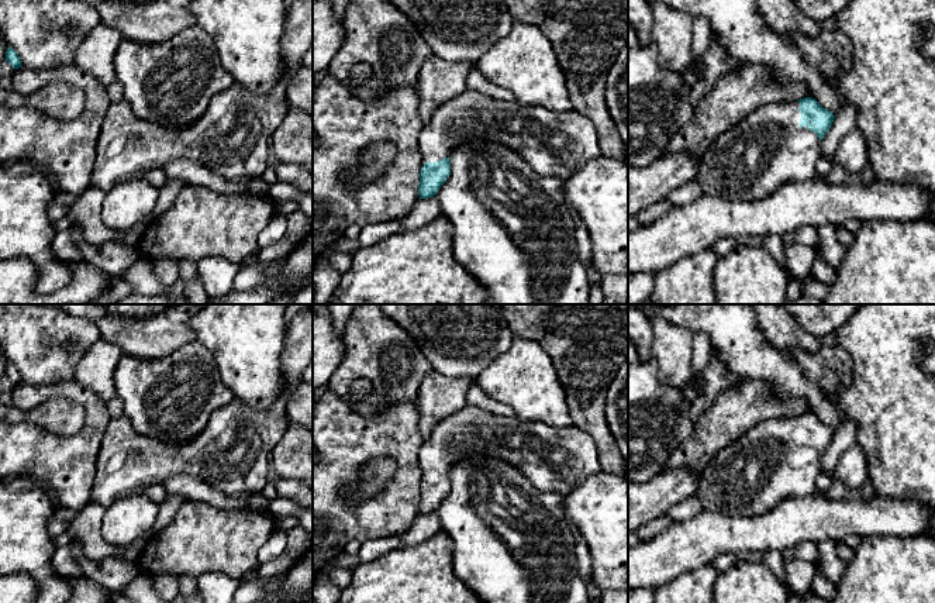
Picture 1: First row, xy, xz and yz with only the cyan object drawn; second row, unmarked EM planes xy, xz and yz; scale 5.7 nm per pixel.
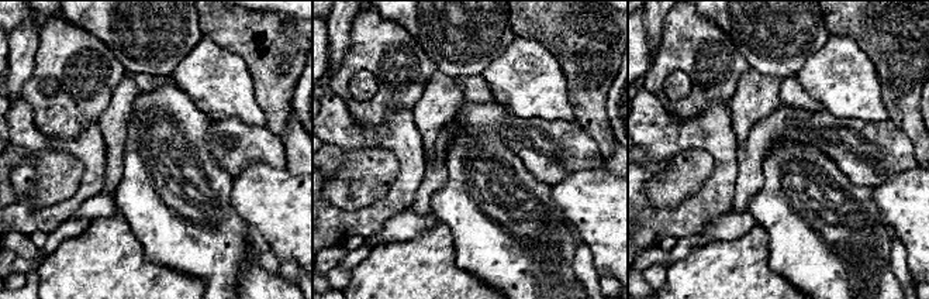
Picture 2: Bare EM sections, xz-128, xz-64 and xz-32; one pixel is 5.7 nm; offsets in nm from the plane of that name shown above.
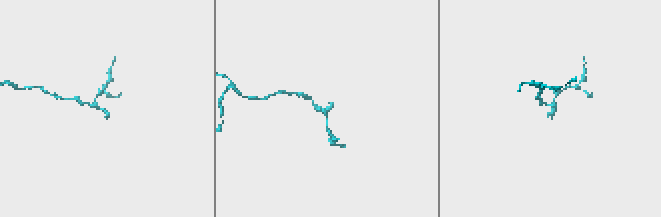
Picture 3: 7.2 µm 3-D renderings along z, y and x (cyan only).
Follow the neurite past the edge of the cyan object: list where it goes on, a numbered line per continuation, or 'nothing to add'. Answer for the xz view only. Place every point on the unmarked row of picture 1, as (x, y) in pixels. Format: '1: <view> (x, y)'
1: xz (556, 459)

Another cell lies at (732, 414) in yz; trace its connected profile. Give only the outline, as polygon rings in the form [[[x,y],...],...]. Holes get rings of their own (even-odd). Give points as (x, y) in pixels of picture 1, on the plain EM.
[[[762,380],[748,382],[738,390],[718,394],[696,431],[669,456],[665,468],[686,468],[703,473],[710,459],[727,445],[748,434],[759,423],[808,413],[805,399],[779,400]]]

